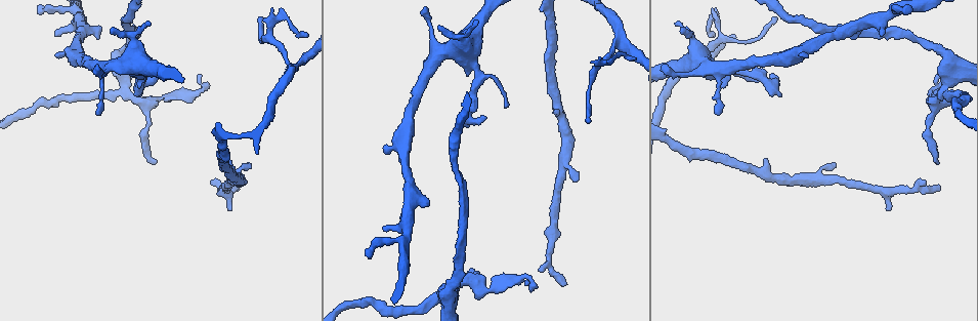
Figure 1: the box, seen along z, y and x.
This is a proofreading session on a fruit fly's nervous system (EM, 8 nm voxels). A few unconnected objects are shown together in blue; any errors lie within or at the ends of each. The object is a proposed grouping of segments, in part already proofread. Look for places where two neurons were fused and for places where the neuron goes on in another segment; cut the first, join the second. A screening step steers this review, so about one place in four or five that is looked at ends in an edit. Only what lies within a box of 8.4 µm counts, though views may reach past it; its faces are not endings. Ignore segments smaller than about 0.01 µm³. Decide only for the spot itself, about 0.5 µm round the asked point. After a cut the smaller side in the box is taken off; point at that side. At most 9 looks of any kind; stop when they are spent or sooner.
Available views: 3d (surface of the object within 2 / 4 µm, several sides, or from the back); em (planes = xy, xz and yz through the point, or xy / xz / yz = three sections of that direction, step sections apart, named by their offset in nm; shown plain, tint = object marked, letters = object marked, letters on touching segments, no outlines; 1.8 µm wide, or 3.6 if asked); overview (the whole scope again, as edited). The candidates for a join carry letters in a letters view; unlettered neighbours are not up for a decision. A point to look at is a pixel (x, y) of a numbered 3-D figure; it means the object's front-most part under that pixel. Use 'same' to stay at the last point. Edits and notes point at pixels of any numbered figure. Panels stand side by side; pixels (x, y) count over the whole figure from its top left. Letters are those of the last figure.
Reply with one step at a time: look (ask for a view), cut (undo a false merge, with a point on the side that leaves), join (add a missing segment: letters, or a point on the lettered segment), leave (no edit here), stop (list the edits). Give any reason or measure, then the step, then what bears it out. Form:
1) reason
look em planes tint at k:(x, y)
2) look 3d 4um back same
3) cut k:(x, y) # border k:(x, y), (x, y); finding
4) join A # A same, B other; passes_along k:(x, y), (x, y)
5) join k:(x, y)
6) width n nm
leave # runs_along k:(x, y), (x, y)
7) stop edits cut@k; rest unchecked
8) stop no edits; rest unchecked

sharp bend
look 3d 4um at 1:(945, 85)

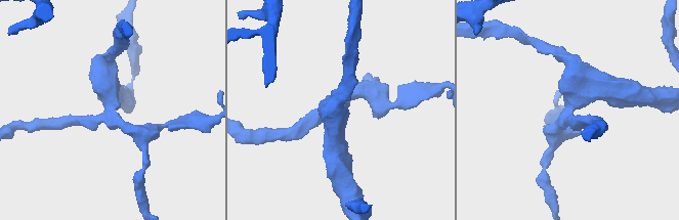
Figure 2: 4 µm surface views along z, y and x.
arms 4
look em xy step 16 tint at 2:(110, 105)

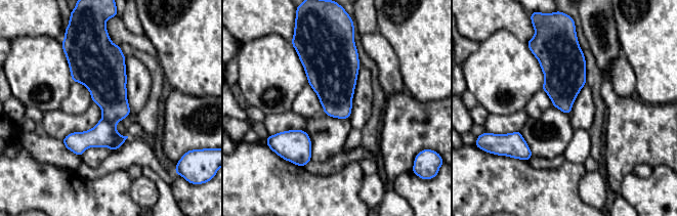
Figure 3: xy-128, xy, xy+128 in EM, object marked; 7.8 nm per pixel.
cut it another way
look em planes letters same

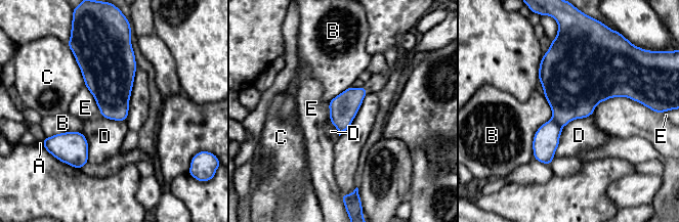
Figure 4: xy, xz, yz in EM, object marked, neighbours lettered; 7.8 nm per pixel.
cut 4:(546, 140) # A other, B other, C other, D other, E other; border 4:(552, 119), (561, 127); a second neuron is stuck on

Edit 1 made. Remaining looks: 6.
look overview

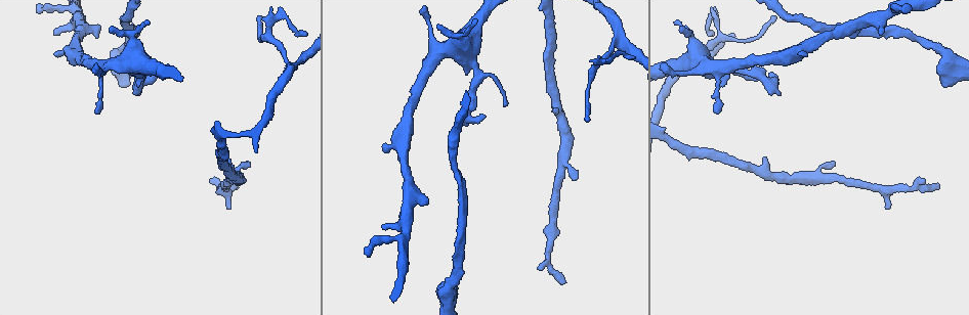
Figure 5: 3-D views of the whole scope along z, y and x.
an open end
look em 3.6um yz step 4 letters at 5:(427, 202)

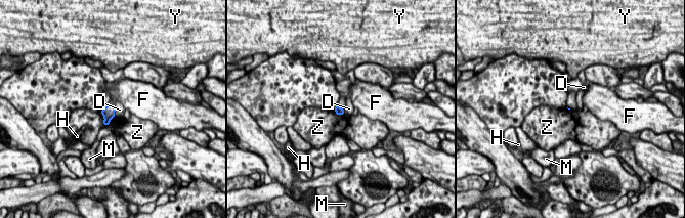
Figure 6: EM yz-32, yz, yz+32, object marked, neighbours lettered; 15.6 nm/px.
look em 3.6um planes letters same

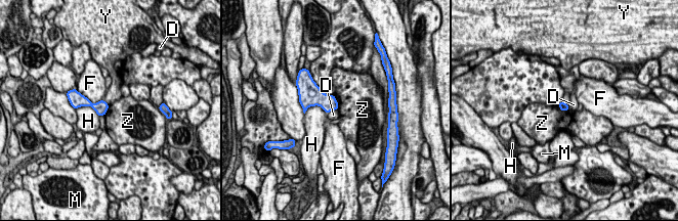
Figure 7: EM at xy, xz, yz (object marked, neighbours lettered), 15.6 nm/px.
leave # D other, F other, H other, M other, Y other, Z other; border 7:(334, 96), (338, 108); no lettered segment goes on from it

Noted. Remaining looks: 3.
sharp bend
look em planes letters at 5:(771, 84)

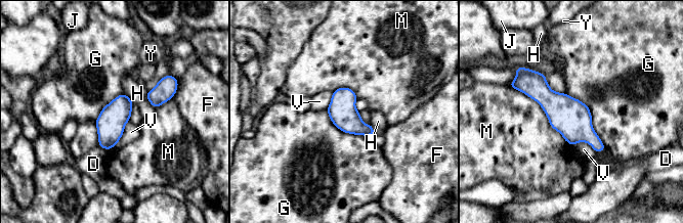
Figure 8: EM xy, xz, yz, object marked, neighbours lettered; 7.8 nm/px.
width 220 nm
leave # D other, F other, G other, H other, J other, M other, V other, Y other; border 8:(565, 93), (589, 108), (605, 147); one neuron here

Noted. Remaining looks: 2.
stop edits cut@4; rest unchecked

